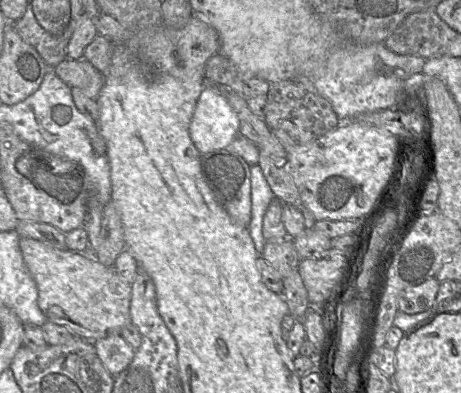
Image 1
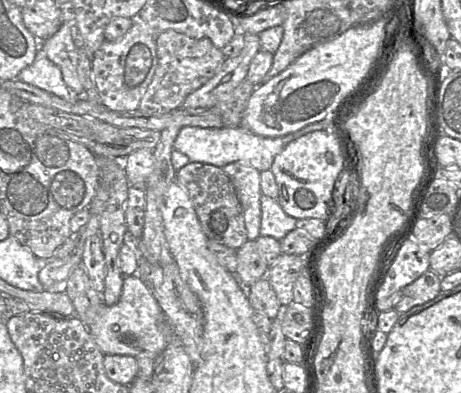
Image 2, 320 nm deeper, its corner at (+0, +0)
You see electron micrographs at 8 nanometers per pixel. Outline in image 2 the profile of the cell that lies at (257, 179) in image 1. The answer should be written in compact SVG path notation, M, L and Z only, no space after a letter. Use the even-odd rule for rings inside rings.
M262 194L260 197L260 204L260 236L270 236L281 240L296 228L297 219L286 214L278 200Z

